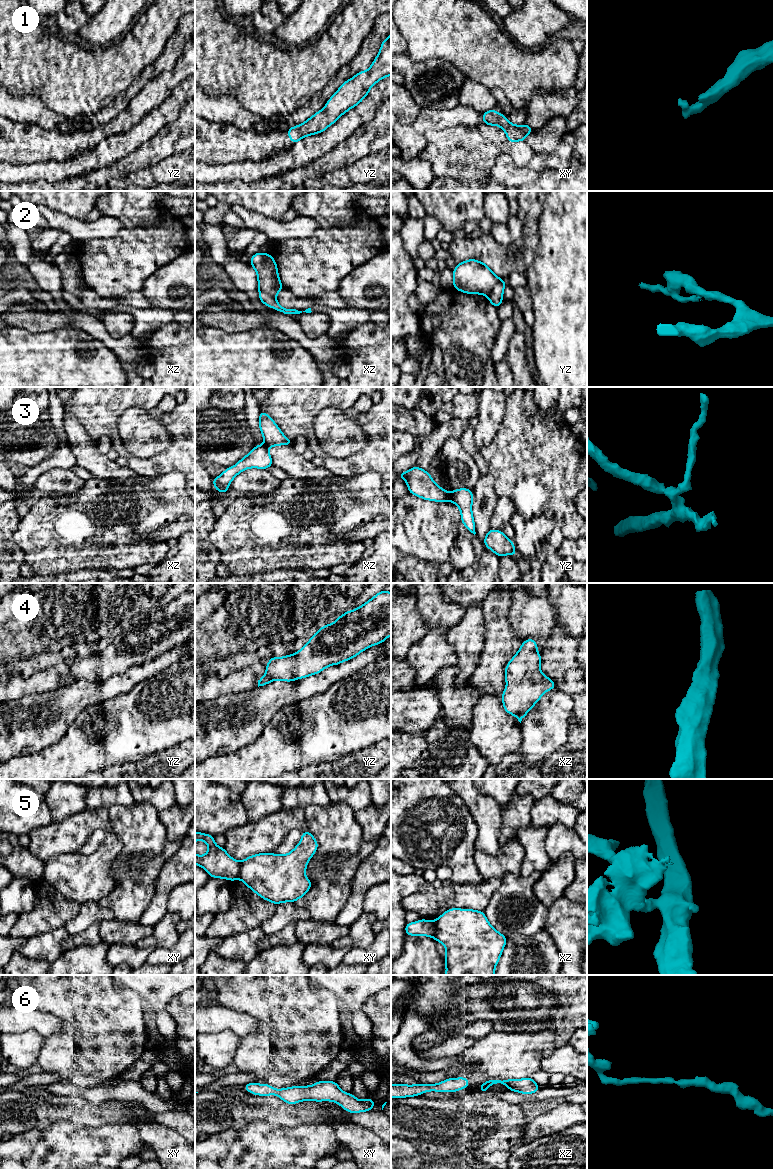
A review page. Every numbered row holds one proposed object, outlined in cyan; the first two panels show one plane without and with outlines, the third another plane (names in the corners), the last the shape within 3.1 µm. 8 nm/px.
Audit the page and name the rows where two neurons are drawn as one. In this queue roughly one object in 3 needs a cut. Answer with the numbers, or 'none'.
2, 3, 5

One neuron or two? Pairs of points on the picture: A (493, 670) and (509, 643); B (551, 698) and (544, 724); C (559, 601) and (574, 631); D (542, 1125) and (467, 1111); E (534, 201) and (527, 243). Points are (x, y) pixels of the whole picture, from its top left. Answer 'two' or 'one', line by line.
A: one
B: one
C: one
D: two
E: one

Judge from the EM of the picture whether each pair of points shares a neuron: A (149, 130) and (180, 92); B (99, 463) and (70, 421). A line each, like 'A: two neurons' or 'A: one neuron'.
A: one neuron
B: one neuron

